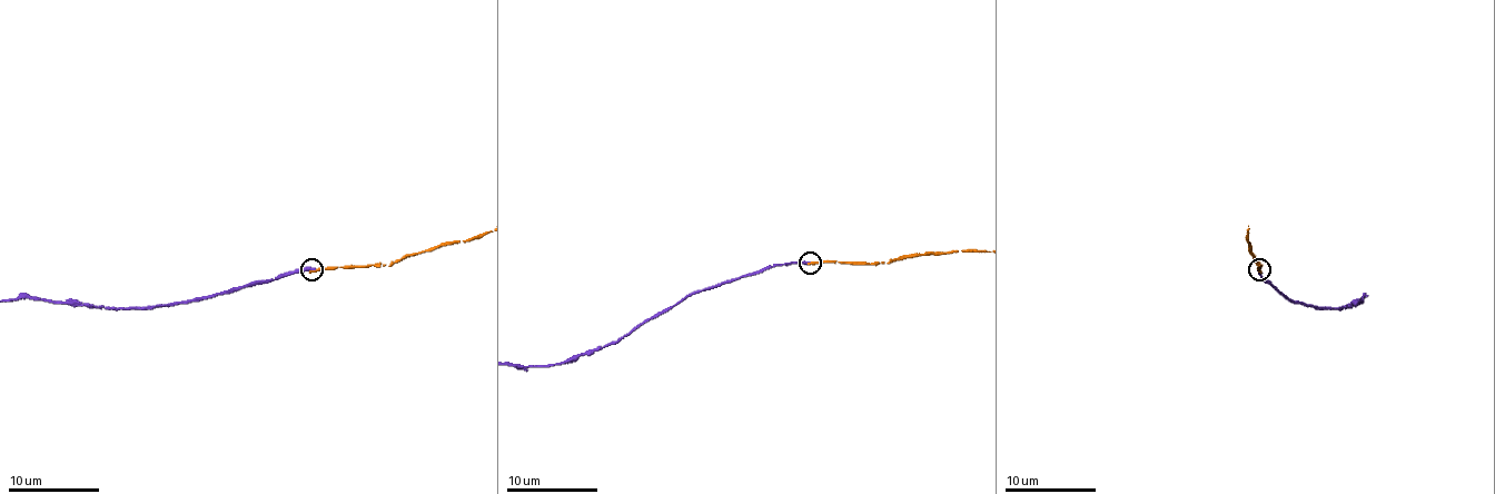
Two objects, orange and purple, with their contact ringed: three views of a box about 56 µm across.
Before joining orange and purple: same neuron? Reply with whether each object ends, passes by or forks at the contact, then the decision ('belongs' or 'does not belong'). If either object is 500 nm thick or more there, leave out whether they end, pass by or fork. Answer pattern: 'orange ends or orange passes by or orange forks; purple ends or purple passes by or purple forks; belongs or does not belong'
orange ends; purple ends; does not belong

